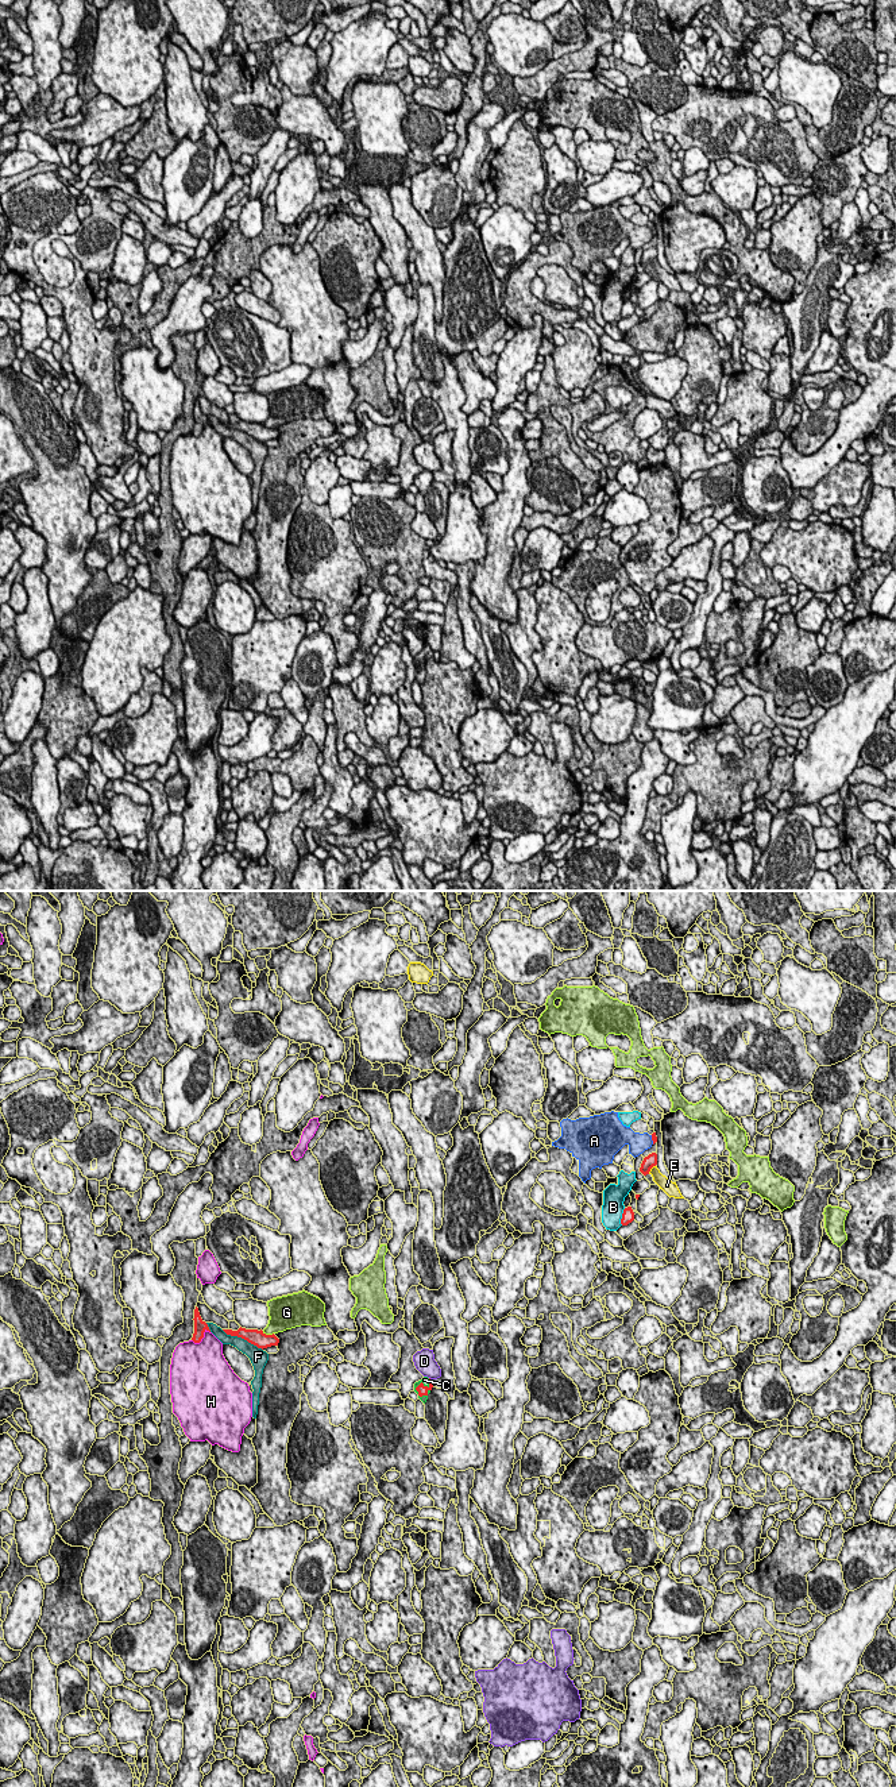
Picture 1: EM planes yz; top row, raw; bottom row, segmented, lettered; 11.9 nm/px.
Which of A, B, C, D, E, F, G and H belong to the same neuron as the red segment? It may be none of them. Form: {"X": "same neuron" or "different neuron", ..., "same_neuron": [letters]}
{"A": "different neuron", "B": "different neuron", "C": "same neuron", "D": "different neuron", "E": "different neuron", "F": "different neuron", "G": "different neuron", "H": "different neuron", "same_neuron": ["C"]}

